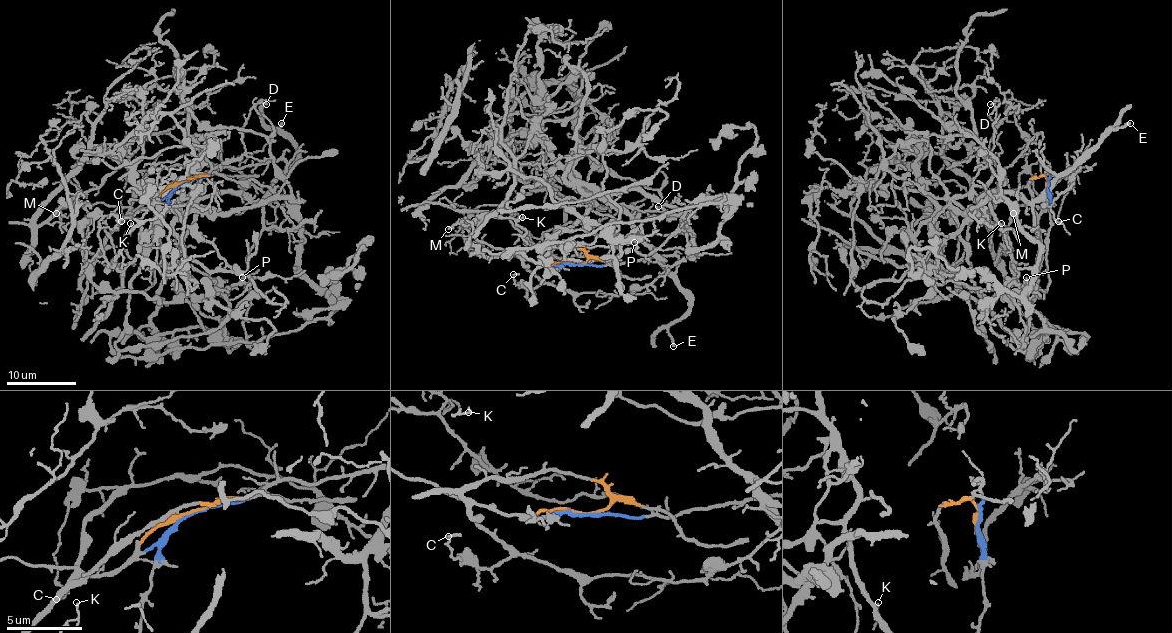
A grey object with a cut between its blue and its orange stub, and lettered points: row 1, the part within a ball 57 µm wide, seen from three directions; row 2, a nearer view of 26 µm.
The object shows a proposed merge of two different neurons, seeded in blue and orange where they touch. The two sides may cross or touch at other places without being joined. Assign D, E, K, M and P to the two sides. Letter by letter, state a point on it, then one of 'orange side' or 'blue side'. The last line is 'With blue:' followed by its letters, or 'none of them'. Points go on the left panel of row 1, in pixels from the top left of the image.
D: place (266, 104); blue side
E: place (281, 123); blue side
K: place (130, 223); orange side
M: place (56, 213); orange side
P: place (242, 277); blue side
With blue: D, E, P

